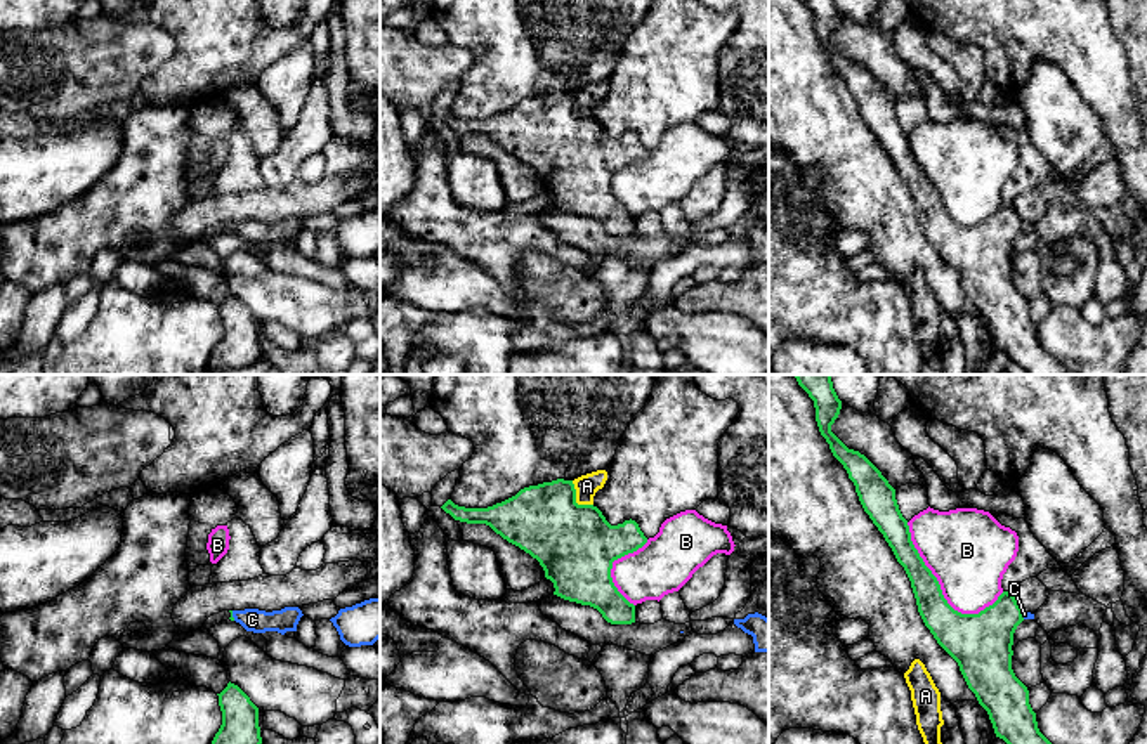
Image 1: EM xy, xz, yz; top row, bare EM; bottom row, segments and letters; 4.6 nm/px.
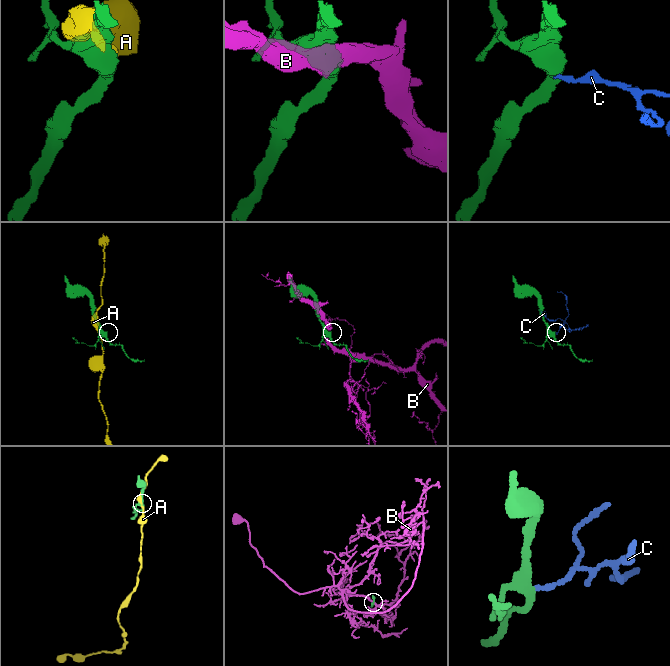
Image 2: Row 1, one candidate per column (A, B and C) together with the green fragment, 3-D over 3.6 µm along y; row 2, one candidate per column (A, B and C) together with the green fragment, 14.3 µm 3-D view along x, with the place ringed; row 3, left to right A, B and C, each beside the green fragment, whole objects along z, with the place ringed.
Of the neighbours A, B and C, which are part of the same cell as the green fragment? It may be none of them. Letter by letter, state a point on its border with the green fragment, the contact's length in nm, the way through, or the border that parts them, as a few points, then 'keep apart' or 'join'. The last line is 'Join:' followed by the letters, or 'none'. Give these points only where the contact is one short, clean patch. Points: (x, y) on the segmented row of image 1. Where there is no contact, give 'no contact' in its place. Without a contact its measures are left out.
A: contact xz (575, 500); length 160 nm; keep apart
B: contact yz (939, 588); length 550 nm; keep apart
C: contact xy (231, 616); length 50 nm; border xy (231, 611), (235, 620); keep apart
Join: none

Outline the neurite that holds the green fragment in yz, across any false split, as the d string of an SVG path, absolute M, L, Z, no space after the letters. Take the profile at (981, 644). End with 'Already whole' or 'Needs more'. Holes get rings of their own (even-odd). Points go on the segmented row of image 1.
M795 375L795 378L814 401L819 432L854 482L864 512L904 567L925 626L958 662L968 689L987 711L996 737L1006 744L1052 744L1038 728L1027 687L1012 669L1013 633L1024 621L1013 593L1003 591L979 614L954 610L911 541L895 489L864 454L849 449L831 432L842 409L831 375Z. Already whole

